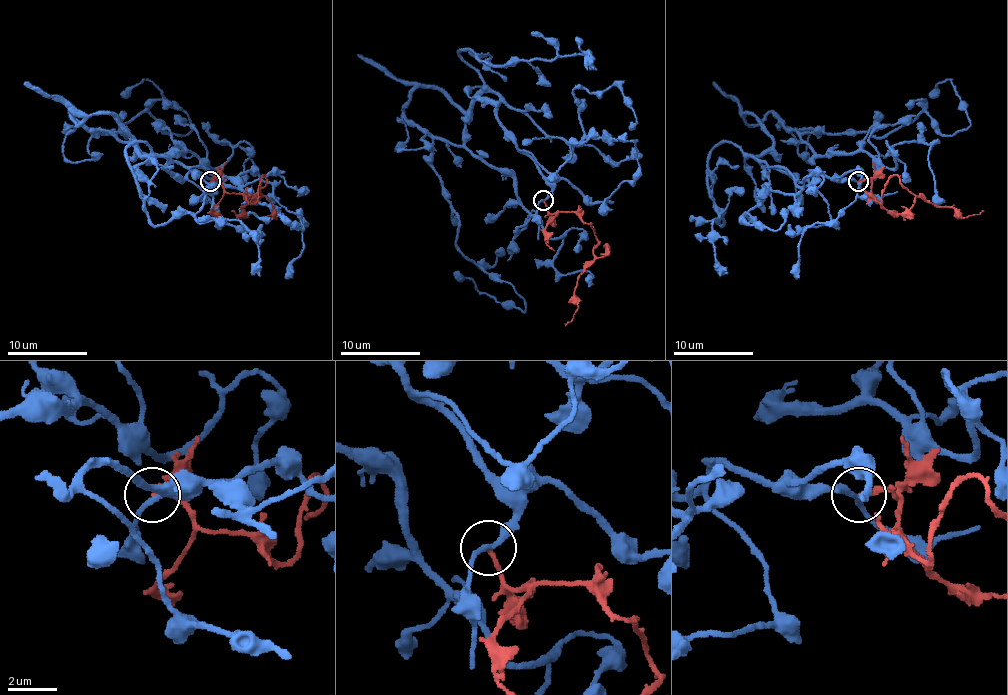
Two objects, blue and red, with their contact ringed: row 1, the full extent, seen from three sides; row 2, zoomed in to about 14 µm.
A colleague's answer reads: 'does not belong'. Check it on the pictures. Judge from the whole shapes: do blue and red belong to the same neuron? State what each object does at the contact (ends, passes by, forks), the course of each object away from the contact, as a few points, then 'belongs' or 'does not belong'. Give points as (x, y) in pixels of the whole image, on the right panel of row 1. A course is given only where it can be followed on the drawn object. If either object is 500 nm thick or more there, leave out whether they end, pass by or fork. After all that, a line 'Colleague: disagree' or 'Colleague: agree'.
blue passes by; red ends; course blue (858, 181), (763, 166), (749, 156), (771, 134), (745, 114), (968, 126), (950, 80), (930, 94); course red (858, 181), (872, 183), (870, 193), (880, 203), (896, 174), (938, 207), (954, 207), (964, 217), (982, 211); does not belong
Colleague: agree

